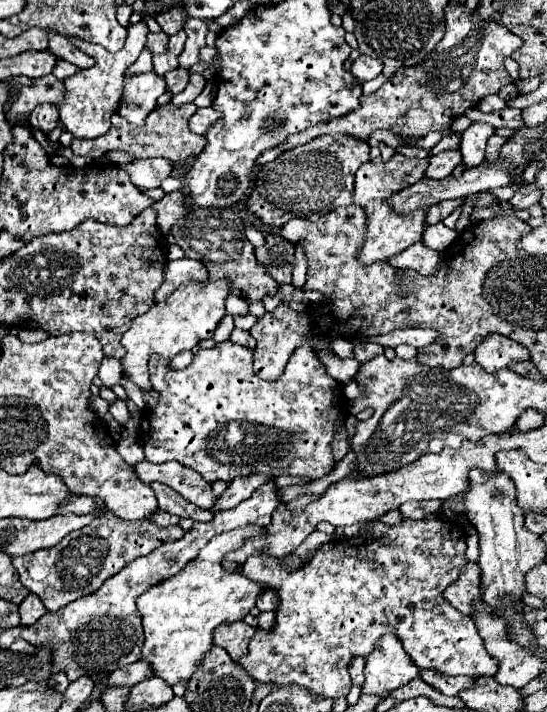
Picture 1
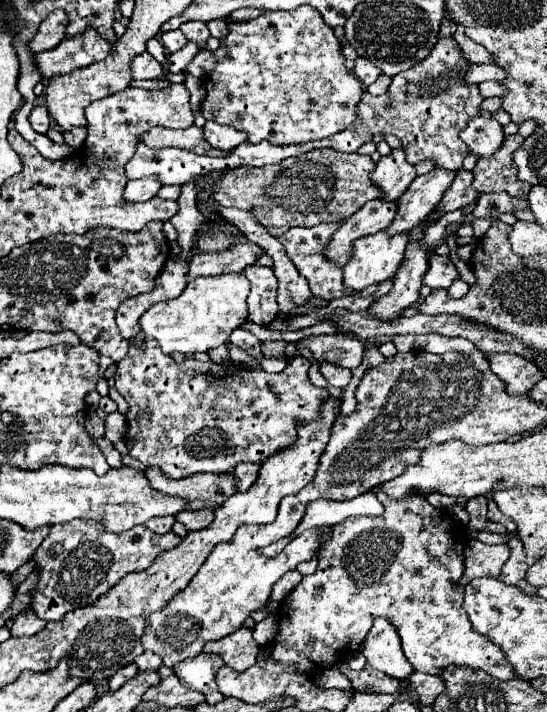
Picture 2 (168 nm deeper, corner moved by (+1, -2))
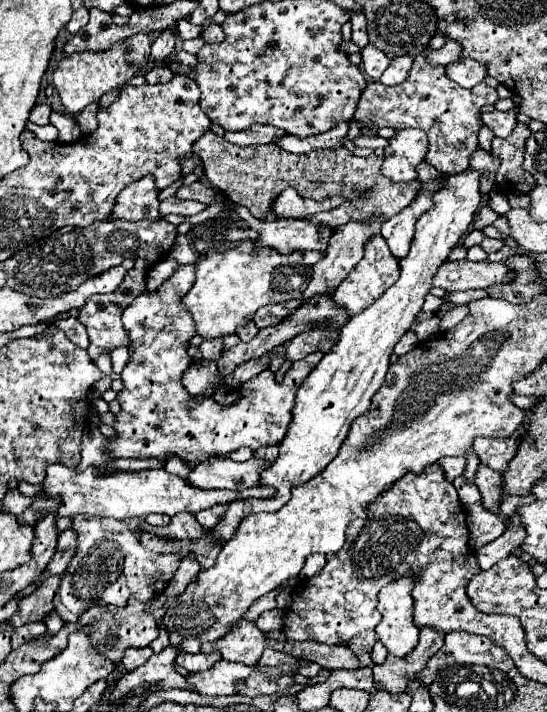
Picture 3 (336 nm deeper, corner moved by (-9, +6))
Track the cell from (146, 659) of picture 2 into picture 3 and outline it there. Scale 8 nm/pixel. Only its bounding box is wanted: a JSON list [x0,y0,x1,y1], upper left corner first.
[151,619,169,653]

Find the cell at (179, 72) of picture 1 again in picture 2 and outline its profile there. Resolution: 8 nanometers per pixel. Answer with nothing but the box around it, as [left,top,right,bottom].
[167,43,199,73]

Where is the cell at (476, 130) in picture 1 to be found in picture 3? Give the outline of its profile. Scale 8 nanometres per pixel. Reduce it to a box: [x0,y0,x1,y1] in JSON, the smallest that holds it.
[481,105,519,137]

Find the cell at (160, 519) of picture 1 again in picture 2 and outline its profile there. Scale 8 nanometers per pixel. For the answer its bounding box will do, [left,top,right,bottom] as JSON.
[145,517,175,535]

